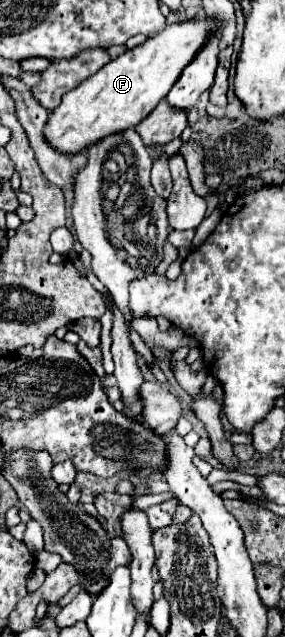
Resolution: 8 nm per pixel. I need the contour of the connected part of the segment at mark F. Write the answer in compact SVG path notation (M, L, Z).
M214 19L176 23L150 37L144 45L138 45L122 53L118 59L106 63L106 67L62 97L60 105L50 113L50 119L44 127L46 141L58 153L78 155L100 139L132 129L146 119L146 115L150 115L160 99L168 95L186 63L194 59L212 31L216 31Z

